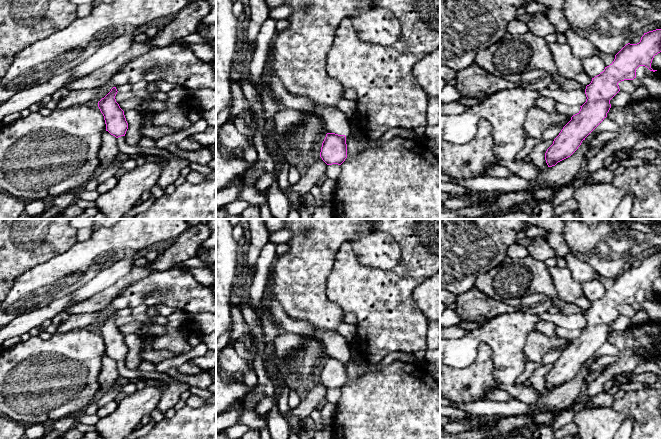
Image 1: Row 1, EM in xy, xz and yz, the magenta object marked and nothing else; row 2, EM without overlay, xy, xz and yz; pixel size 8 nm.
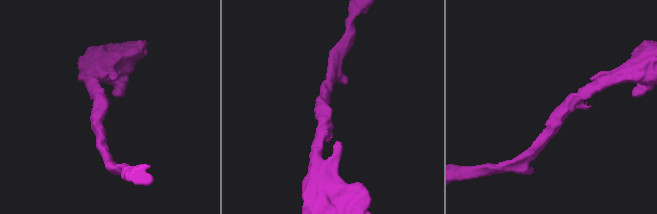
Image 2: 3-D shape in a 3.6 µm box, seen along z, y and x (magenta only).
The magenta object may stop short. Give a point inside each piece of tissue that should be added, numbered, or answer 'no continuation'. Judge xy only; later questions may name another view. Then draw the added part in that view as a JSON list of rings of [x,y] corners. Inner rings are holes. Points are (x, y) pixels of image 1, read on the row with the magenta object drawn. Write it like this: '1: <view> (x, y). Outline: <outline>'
no continuation

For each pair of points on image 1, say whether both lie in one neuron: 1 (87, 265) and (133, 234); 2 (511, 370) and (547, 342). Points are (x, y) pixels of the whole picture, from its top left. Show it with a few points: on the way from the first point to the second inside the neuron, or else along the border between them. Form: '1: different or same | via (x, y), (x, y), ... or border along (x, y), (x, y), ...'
1: same | via (98, 254), (107, 245), (122, 237)
2: different | border along (527, 336), (523, 350), (526, 360)

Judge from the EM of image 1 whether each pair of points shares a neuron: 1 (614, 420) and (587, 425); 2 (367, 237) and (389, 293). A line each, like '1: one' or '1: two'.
1: one
2: two

